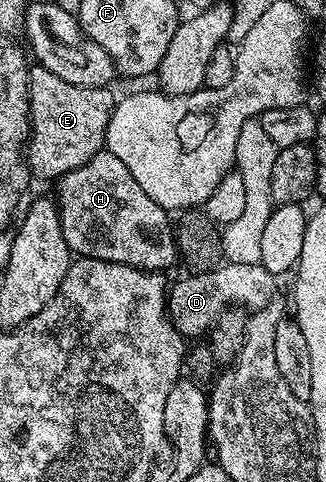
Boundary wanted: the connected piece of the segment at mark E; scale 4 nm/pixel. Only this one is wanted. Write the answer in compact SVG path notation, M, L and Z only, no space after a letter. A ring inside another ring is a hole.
M38 64L32 65L29 70L29 104L31 105L31 137L28 138L25 147L25 161L27 163L28 171L32 175L35 174L39 178L51 178L51 180L58 180L65 172L73 172L73 168L81 168L81 164L85 164L100 150L104 149L107 141L107 129L109 128L109 120L113 116L113 108L115 107L117 98L116 95L111 95L112 91L105 86L98 86L97 88L81 88L81 84L68 84L66 80L61 80L61 76L53 76L53 72L49 72L44 66Z

